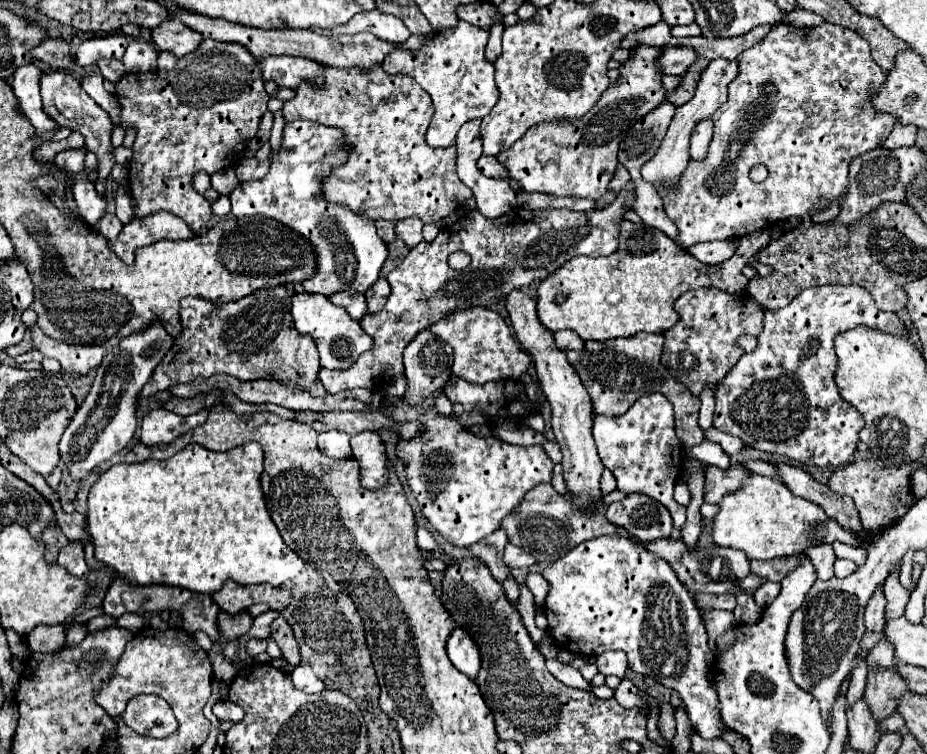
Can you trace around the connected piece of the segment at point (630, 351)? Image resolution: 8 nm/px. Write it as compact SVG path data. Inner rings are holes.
M561 330L555 332L555 344L559 350L565 350L569 364L575 368L575 372L581 378L581 384L589 392L593 400L593 410L603 416L621 416L629 410L629 406L637 400L637 396L645 396L651 390L663 394L675 408L675 432L681 444L691 450L691 446L697 446L703 442L703 430L697 424L699 414L699 398L687 392L685 386L681 386L669 370L661 364L661 348L663 348L663 334L649 334L639 332L629 338L617 338L609 342L593 342L593 340L581 340L575 332Z

